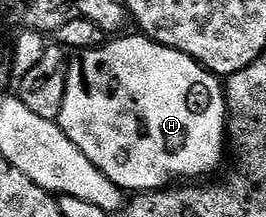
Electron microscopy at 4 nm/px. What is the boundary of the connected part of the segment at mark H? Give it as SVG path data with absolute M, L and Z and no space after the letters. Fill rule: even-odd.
M140 33L134 35L126 34L124 37L117 37L104 45L91 50L80 52L77 59L68 64L67 85L63 97L63 109L61 110L60 125L75 141L79 150L91 160L105 176L112 181L116 187L120 187L125 193L144 193L146 191L159 191L176 184L178 181L193 181L196 175L209 175L221 163L221 154L227 151L227 112L225 109L225 92L223 83L213 72L205 70L200 63L191 57L187 57L182 51L176 51L170 47L164 47L159 42L146 39Z

